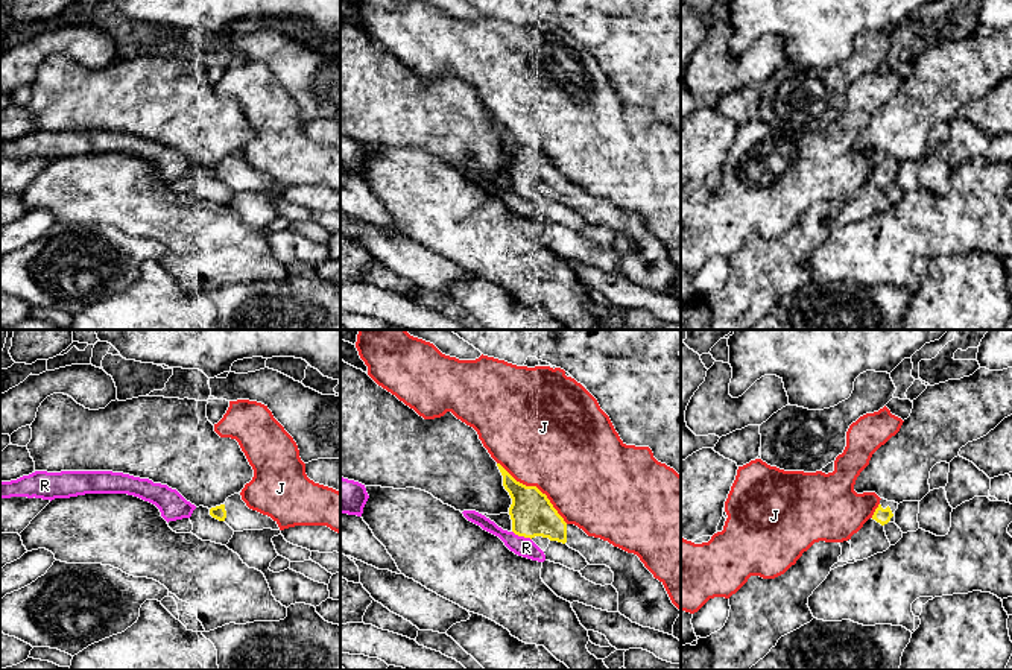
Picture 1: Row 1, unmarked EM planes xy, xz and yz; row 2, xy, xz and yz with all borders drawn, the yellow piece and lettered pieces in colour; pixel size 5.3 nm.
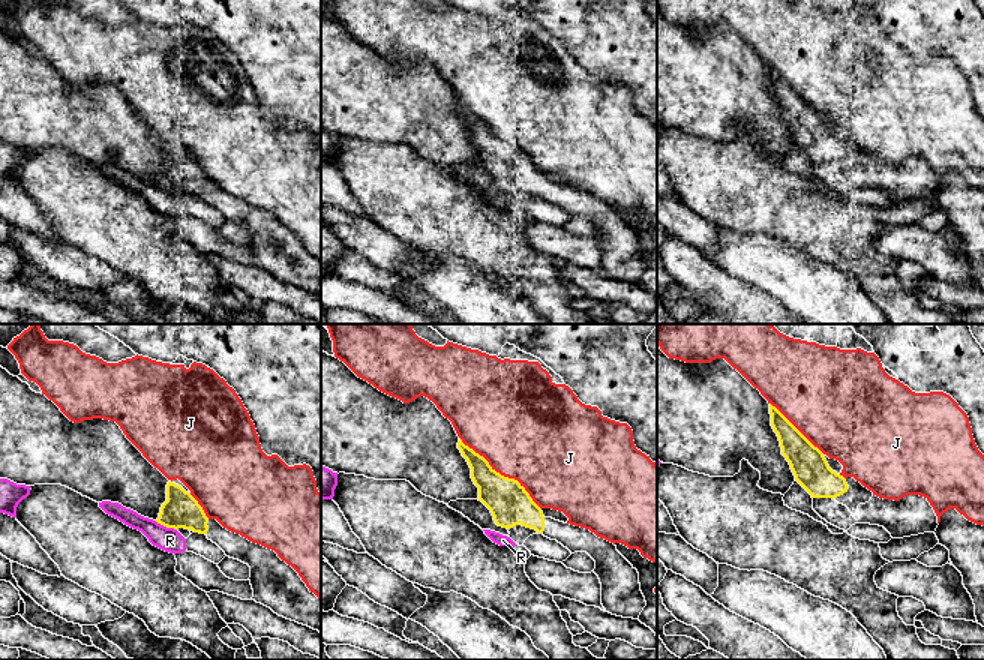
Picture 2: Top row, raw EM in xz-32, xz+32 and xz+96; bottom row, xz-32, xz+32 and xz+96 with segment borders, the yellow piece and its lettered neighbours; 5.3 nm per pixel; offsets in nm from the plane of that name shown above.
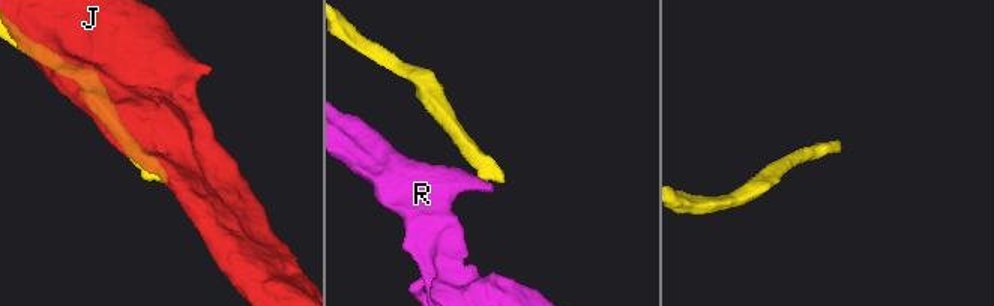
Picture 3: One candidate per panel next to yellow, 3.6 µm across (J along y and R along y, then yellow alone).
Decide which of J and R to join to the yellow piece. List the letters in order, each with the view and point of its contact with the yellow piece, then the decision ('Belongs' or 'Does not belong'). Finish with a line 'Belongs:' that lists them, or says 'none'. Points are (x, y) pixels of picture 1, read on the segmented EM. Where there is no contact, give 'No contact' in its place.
J: Touches yellow at xz (535, 486). Does not belong
R: Touches yellow at xz (521, 535). Does not belong
Belongs: none

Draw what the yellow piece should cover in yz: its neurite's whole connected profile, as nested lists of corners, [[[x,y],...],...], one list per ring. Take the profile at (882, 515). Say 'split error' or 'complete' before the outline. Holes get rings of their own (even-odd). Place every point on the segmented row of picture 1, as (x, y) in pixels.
split error; [[[881,498],[878,507],[875,509],[872,515],[872,520],[880,523],[881,526],[887,523],[895,523],[897,509],[898,509],[898,503]]]

